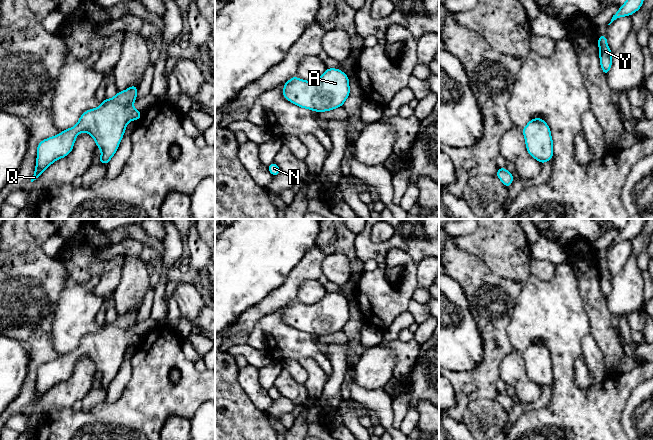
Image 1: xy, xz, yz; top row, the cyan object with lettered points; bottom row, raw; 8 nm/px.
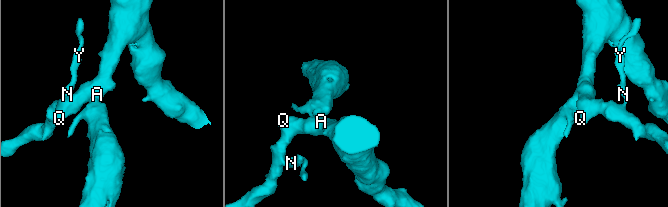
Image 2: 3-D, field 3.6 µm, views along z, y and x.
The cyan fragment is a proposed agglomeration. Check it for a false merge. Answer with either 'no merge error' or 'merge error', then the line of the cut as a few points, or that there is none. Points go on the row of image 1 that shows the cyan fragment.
no merge error | no cut

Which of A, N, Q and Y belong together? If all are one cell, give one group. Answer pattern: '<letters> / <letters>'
A N Q Y

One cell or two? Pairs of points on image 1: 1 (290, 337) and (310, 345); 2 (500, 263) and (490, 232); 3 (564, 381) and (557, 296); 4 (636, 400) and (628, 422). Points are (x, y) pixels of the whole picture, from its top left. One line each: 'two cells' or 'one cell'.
1: one cell
2: one cell
3: one cell
4: one cell

